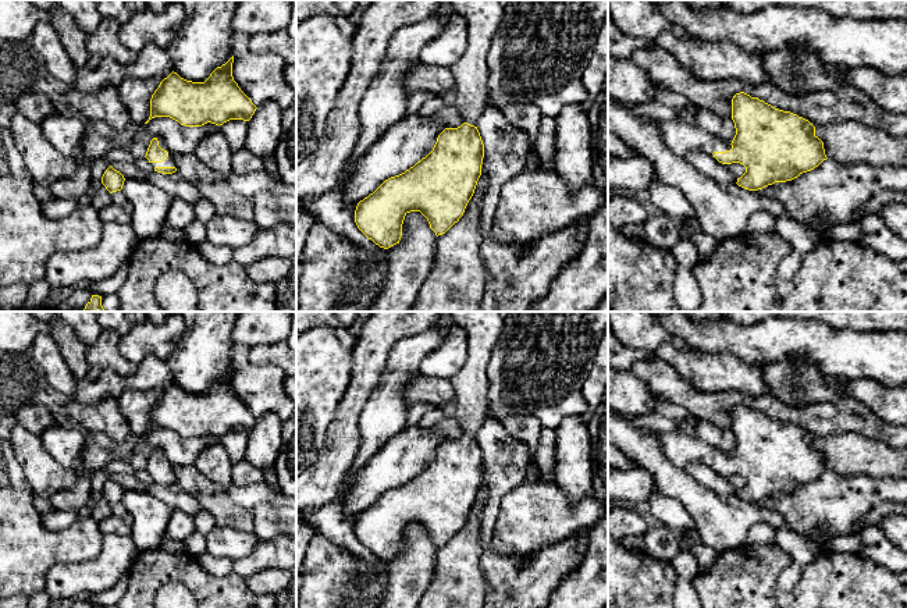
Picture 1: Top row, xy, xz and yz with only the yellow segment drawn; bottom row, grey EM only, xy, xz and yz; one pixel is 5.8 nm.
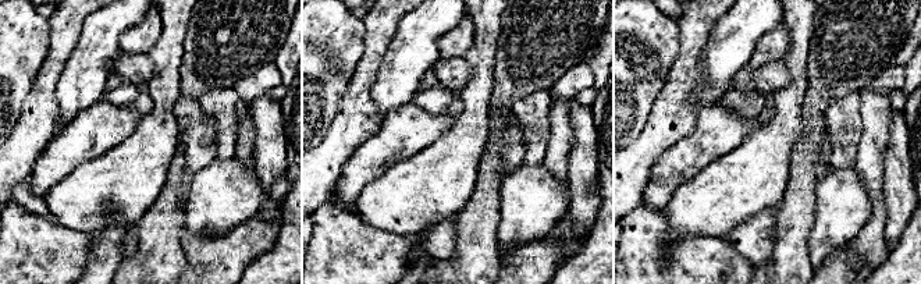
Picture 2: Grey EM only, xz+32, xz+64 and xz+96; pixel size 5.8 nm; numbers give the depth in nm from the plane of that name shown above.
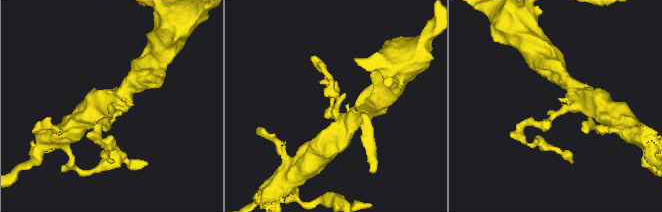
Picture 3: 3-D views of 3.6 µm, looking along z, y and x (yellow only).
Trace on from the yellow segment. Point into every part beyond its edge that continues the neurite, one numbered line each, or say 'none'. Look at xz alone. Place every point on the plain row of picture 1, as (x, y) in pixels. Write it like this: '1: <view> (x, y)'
1: xz (483, 329)

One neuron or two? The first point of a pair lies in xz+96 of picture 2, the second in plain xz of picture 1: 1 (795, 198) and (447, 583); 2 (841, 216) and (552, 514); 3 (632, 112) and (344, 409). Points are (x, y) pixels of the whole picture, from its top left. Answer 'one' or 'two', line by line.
1: one
2: one
3: two

